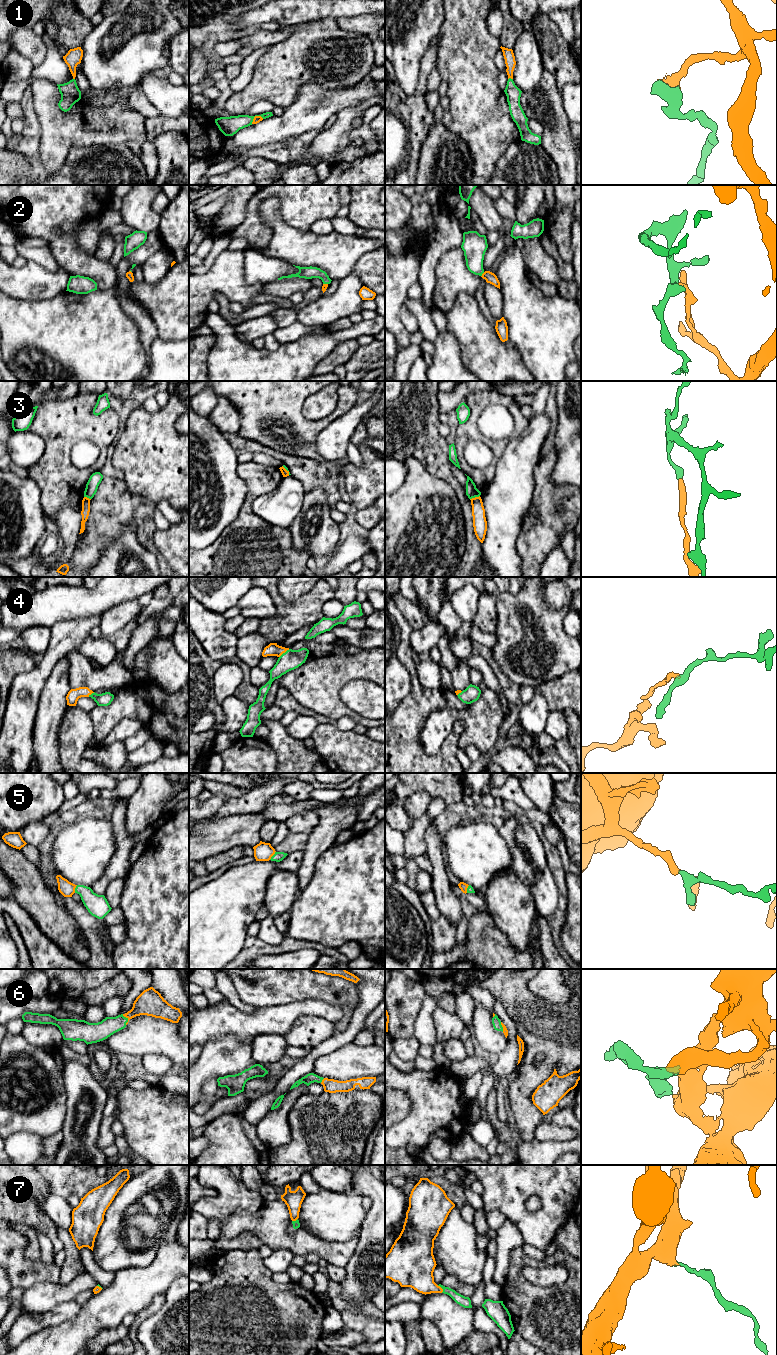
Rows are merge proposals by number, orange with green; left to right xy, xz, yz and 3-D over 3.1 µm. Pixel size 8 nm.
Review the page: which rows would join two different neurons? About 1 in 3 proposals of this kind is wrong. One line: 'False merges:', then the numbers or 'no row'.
False merges: 3

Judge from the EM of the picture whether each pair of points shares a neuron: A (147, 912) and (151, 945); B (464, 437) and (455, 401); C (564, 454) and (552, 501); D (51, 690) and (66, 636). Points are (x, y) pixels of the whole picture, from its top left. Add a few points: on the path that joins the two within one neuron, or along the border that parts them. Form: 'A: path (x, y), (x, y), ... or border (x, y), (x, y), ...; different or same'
A: path (147, 920), (146, 928), (151, 933), (151, 937); same
B: border (479, 391), (470, 393), (463, 401); different
C: border (556, 460), (551, 480), (556, 484), (570, 484); different
D: border (65, 654), (53, 666), (46, 680); different

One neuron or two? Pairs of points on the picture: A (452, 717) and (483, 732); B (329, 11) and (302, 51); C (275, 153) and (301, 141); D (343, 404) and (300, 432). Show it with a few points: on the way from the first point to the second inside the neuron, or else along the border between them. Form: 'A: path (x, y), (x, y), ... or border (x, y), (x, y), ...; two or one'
A: path (460, 716), (467, 716), (475, 724); one
B: border (336, 19), (321, 18), (301, 24); two
C: path (281, 152), (295, 147); one
D: path (334, 415), (325, 422), (311, 428); one

